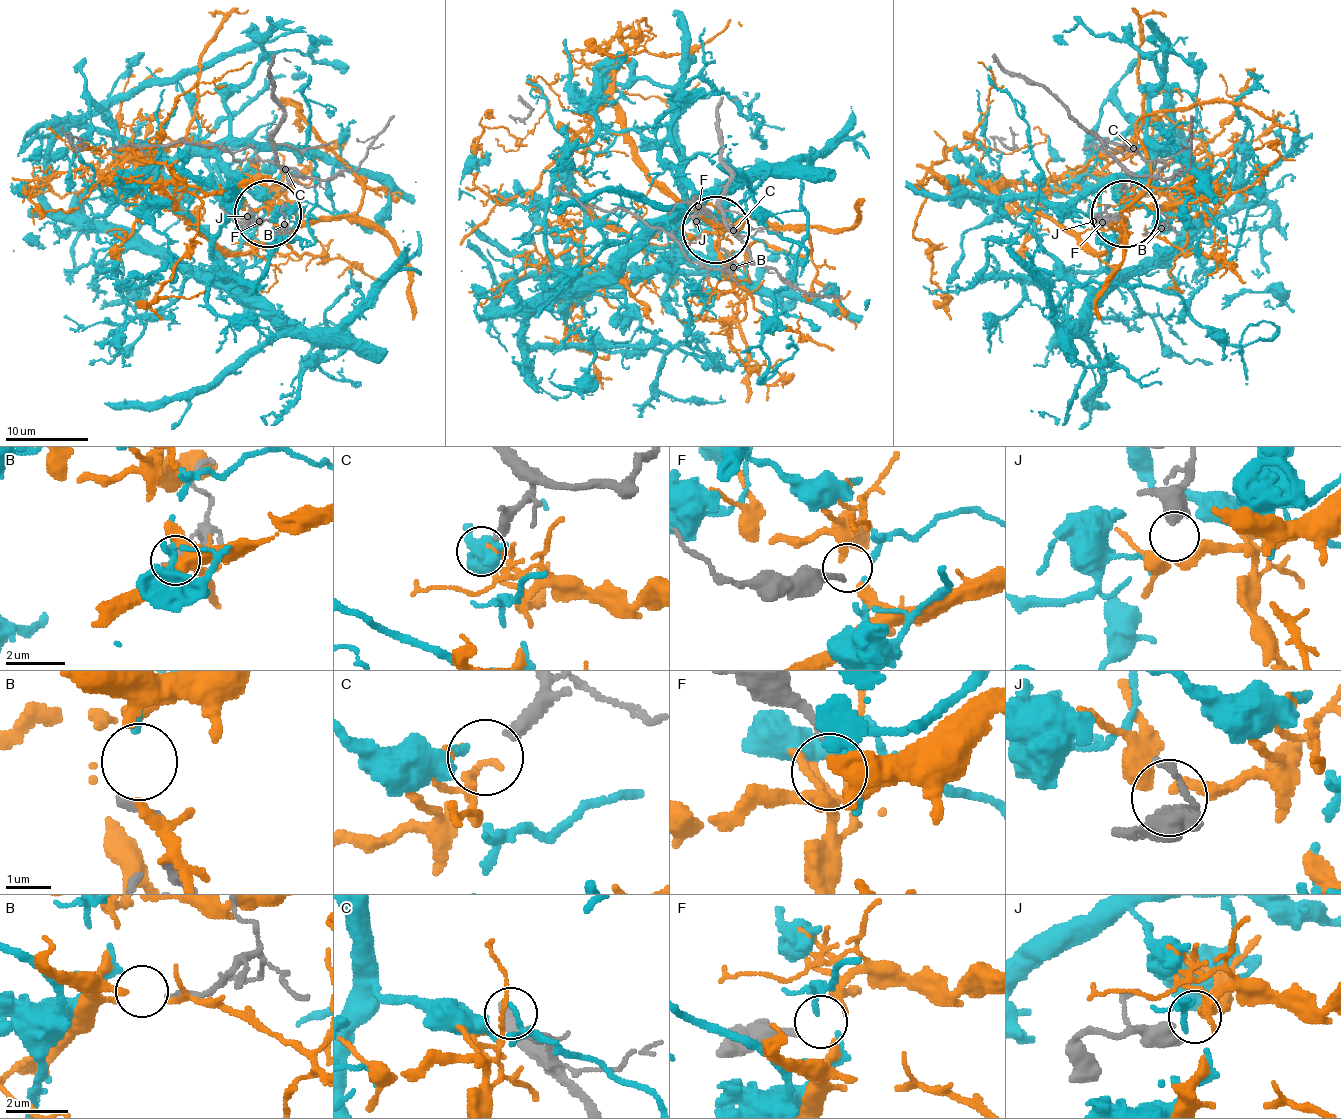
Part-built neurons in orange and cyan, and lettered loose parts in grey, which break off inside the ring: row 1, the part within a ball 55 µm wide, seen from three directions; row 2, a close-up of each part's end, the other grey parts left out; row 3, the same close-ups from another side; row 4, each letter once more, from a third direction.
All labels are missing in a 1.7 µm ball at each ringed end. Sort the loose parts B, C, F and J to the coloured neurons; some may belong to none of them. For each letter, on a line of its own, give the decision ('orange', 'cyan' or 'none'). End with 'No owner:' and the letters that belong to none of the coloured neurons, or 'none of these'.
B: cyan
C: none
F: none
J: orange
No owner: C, F

